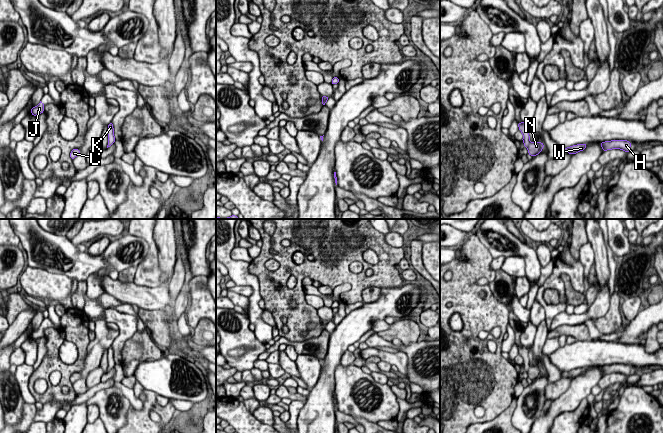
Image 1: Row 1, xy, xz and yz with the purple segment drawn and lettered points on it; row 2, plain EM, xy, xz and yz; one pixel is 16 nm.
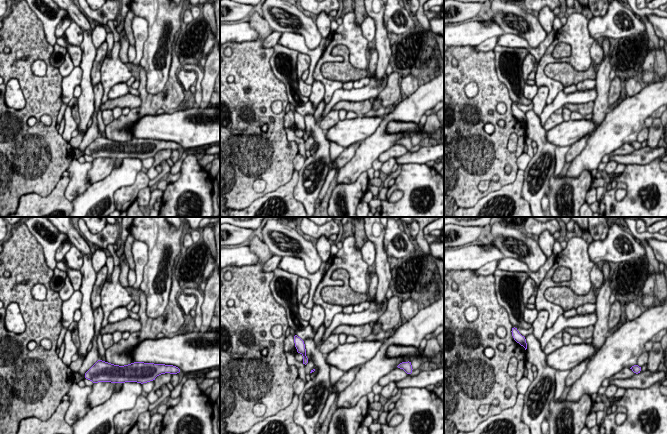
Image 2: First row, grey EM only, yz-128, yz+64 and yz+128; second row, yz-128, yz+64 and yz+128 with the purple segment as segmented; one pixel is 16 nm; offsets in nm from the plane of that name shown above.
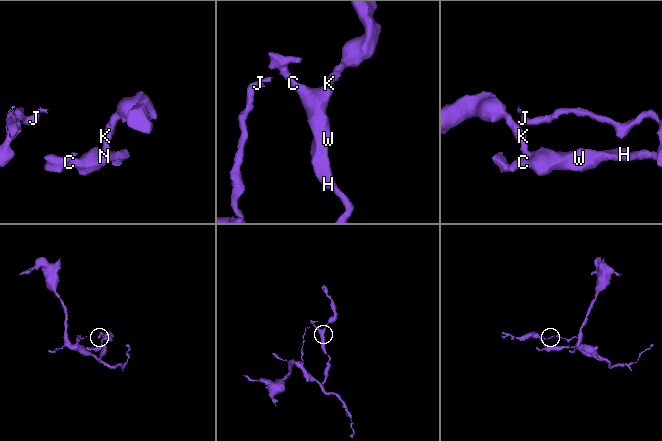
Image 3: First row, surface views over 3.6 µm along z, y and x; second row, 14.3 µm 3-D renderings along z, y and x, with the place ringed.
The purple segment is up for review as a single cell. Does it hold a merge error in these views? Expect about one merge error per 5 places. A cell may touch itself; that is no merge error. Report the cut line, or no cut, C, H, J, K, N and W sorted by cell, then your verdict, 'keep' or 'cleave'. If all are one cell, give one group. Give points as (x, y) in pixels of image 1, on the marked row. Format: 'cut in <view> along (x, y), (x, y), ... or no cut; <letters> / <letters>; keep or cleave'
no cut; C H J K N W; keep

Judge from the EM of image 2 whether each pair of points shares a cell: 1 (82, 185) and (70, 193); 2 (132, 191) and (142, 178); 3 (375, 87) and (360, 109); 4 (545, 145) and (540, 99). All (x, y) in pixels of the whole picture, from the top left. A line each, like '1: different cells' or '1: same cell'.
1: same cell
2: same cell
3: different cells
4: different cells

